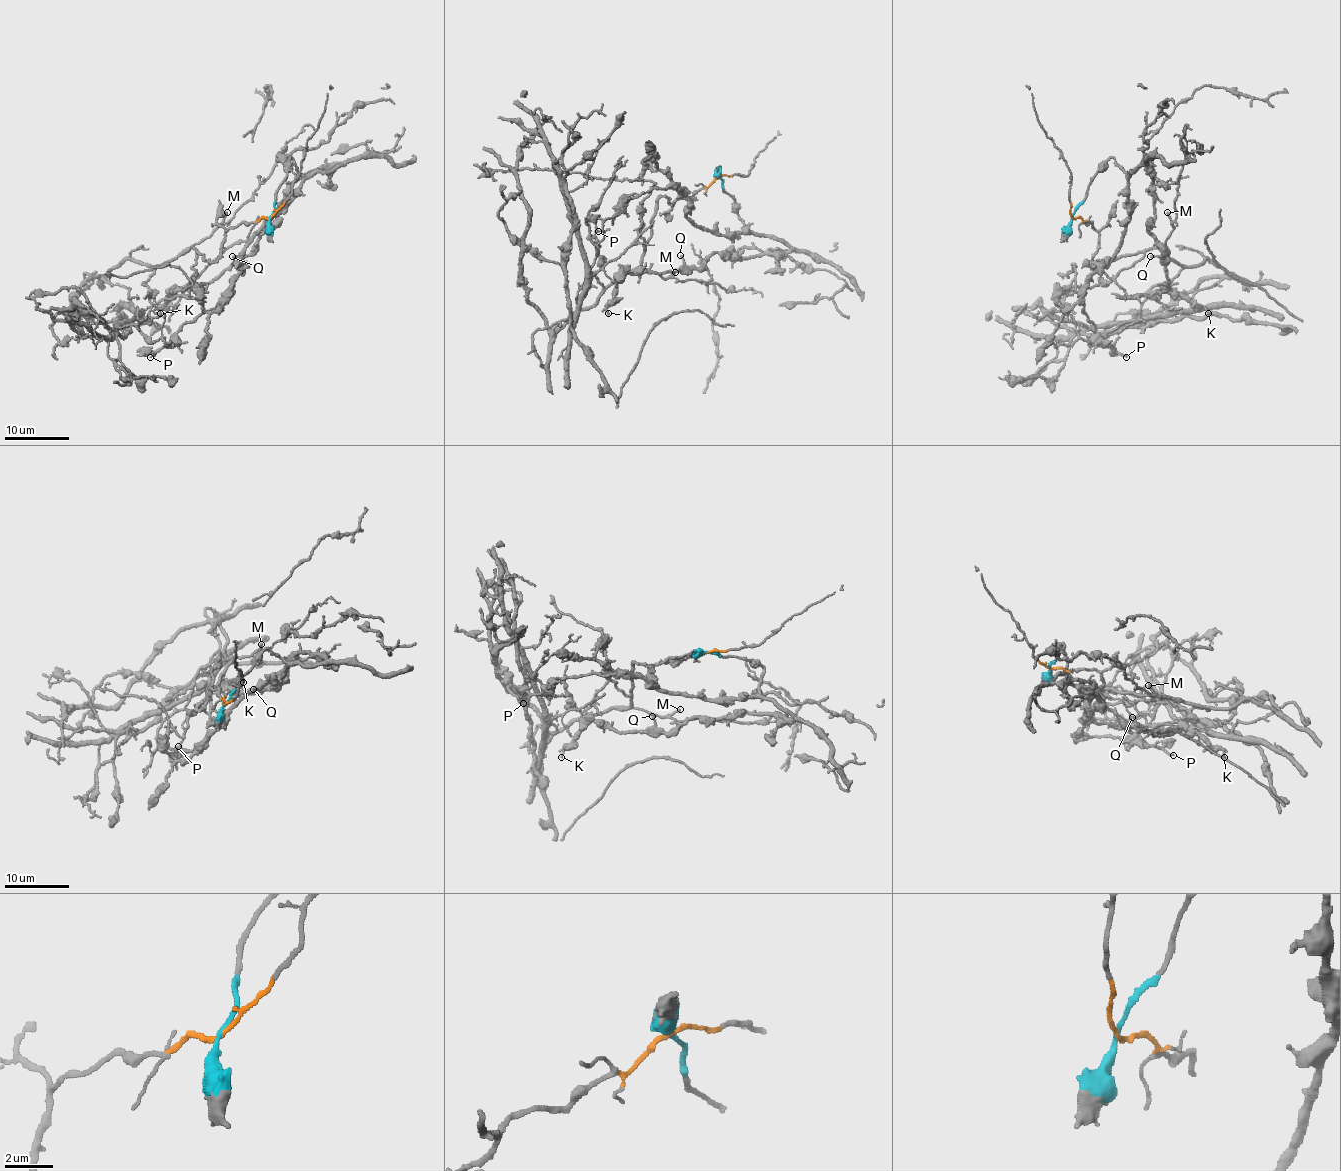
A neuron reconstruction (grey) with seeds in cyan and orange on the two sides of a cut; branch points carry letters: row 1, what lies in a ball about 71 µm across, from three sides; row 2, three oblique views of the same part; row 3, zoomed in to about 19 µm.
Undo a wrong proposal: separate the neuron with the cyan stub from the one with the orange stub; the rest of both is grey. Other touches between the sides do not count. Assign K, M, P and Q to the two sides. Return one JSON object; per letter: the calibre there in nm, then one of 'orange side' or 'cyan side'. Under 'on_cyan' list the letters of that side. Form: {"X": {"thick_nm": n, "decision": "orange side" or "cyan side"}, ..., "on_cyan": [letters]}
{"K": {"thick_nm": 130, "decision": "cyan side"}, "M": {"thick_nm": 170, "decision": "orange side"}, "P": {"thick_nm": 200, "decision": "cyan side"}, "Q": {"thick_nm": 130, "decision": "cyan side"}, "on_cyan": ["K", "P", "Q"]}

